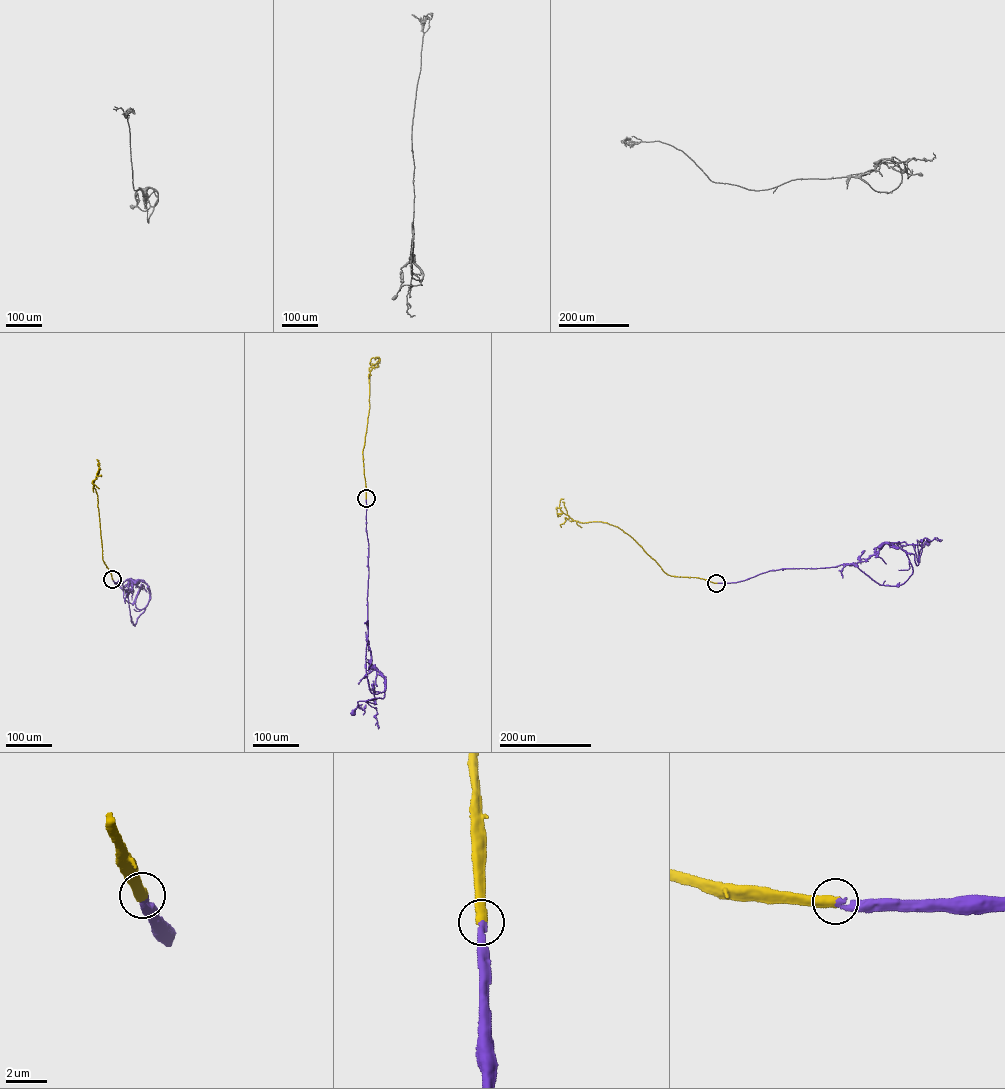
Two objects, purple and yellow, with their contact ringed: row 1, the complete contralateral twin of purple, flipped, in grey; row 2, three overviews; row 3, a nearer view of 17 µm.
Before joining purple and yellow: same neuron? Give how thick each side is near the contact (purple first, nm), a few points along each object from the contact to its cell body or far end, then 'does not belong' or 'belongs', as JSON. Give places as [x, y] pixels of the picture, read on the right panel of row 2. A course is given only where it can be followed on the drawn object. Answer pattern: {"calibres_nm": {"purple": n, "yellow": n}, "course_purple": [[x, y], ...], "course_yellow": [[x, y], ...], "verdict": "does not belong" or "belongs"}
{"calibres_nm": {"purple": 280, "yellow": 500}, "course_purple": [[716, 583], [783, 568], [858, 562], [877, 555], [882, 543], [912, 544], [919, 561], [927, 543]], "course_yellow": [[716, 583], [667, 574], [632, 538], [617, 526], [600, 521], [573, 521], [557, 508], [558, 516], [562, 513]], "verdict": "belongs"}

